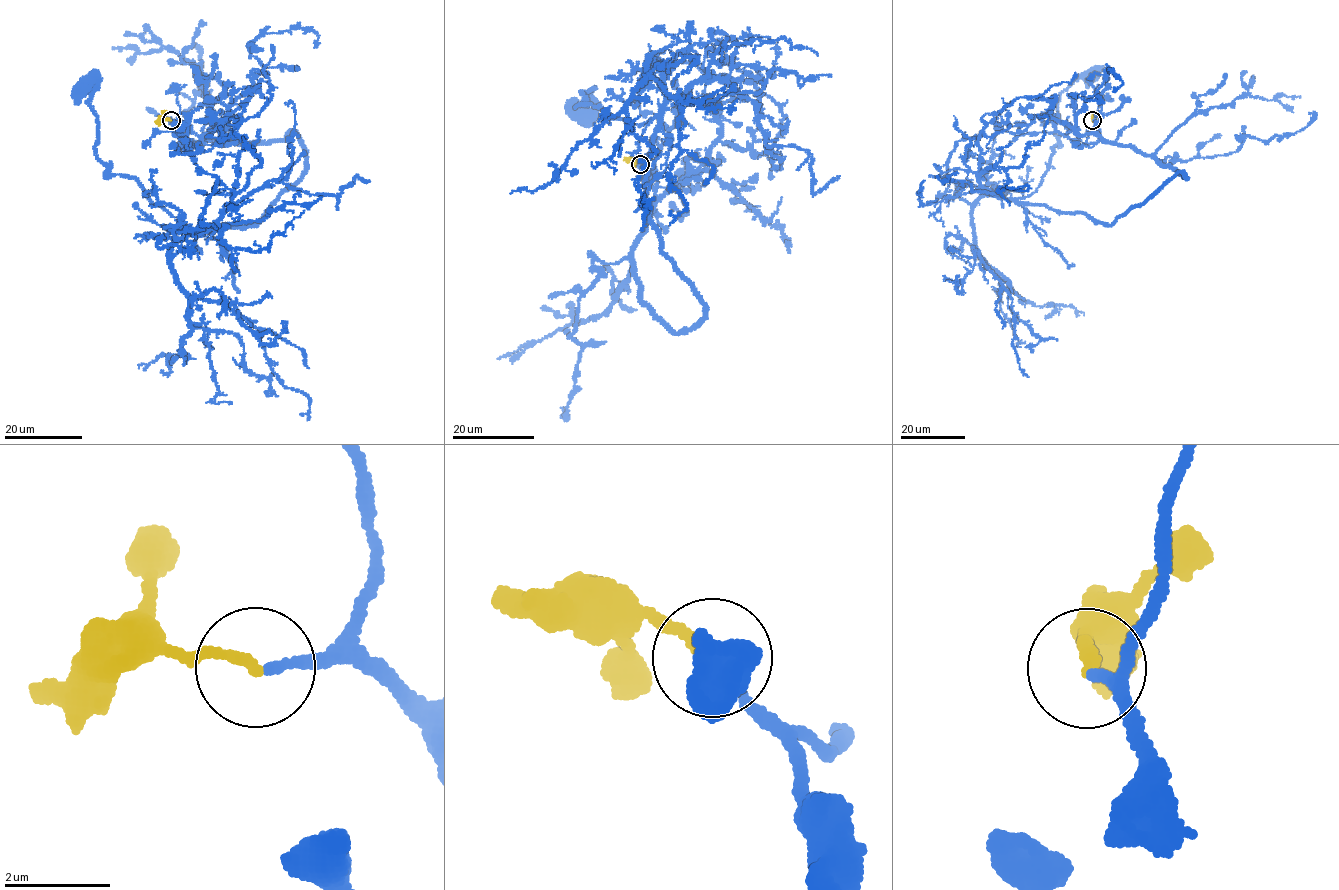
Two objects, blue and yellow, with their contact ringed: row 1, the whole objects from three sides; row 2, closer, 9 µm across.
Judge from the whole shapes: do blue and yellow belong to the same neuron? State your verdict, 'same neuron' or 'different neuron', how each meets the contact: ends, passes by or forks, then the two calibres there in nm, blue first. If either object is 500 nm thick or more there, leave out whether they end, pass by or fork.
same neuron; blue ends there; yellow ends there; 180 nm thick on the blue side, 200 nm on the other

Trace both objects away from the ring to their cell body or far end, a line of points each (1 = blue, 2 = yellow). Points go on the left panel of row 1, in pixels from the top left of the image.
1: (172, 120), (224, 145), (296, 132), (305, 168), (256, 224), (198, 234), (98, 158), (95, 89), (86, 86)
2: (172, 120), (160, 119), (155, 122)

